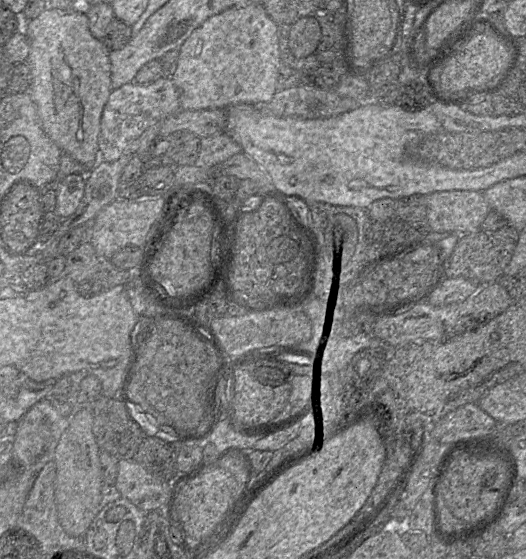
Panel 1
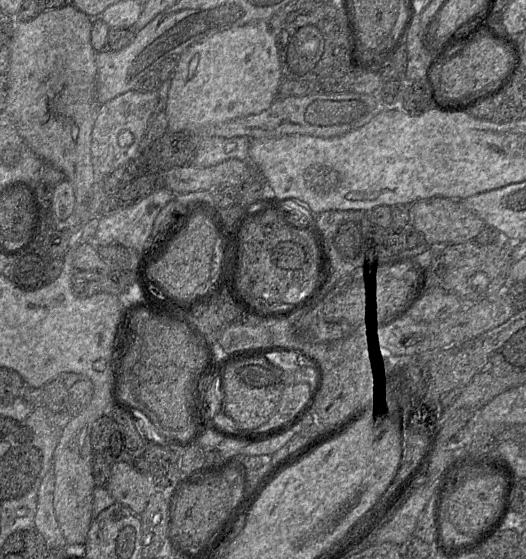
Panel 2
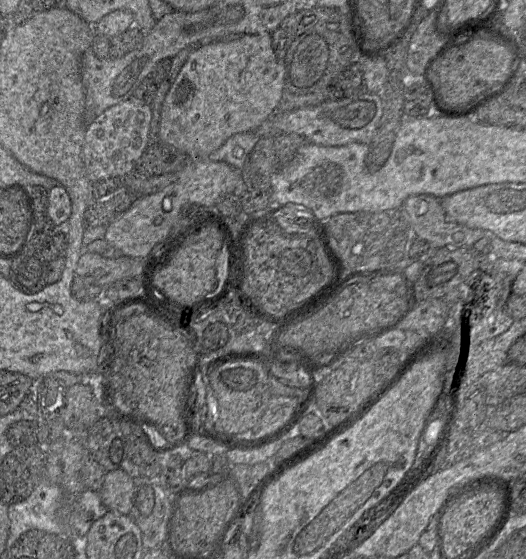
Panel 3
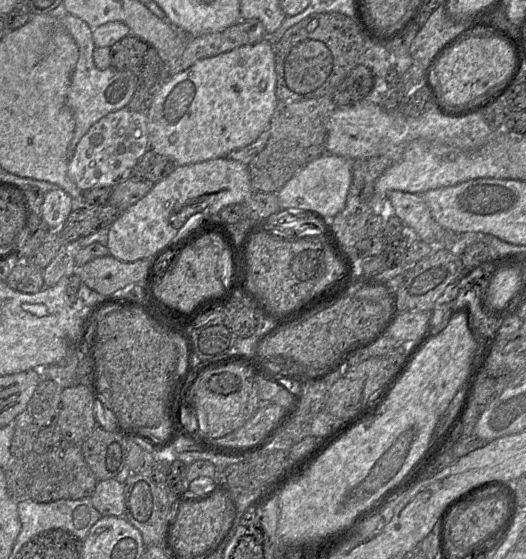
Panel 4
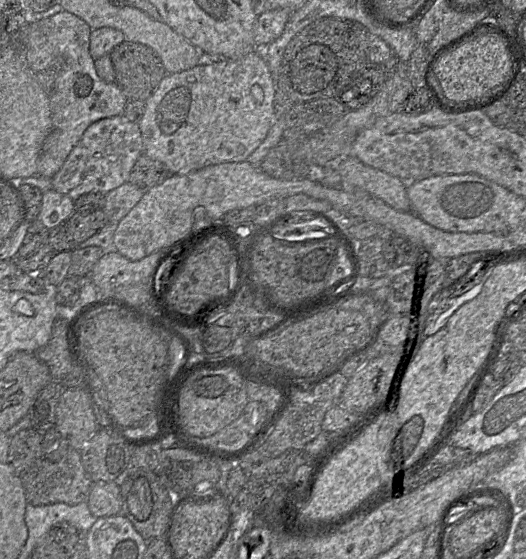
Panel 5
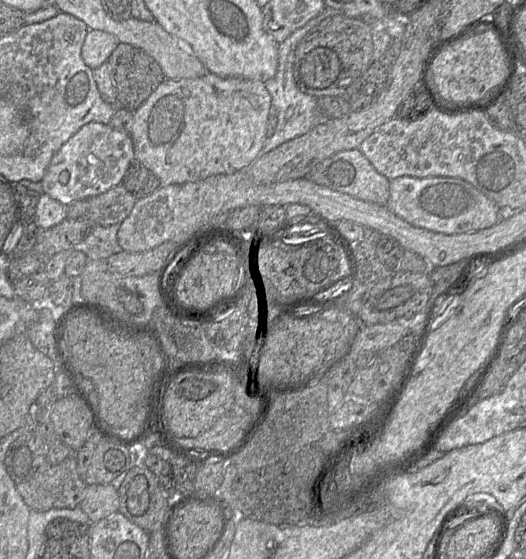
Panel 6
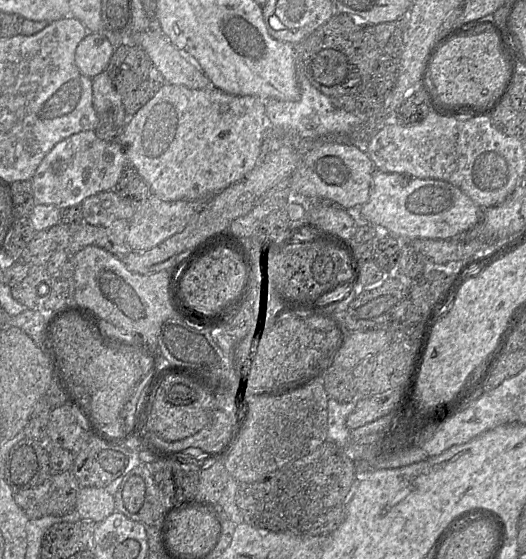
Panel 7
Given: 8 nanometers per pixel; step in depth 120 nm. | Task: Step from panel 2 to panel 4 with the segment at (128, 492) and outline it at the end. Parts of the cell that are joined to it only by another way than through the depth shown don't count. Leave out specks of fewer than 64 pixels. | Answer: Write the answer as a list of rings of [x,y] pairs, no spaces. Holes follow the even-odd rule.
[[[115,478],[98,481],[91,502],[101,516],[124,516],[124,483]]]

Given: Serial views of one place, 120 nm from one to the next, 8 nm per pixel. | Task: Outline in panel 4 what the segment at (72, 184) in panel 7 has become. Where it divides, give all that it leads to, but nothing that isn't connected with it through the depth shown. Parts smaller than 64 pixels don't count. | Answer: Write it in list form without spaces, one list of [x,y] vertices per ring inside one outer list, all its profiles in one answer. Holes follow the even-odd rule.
[[[124,107],[98,120],[80,139],[68,163],[68,176],[82,192],[99,187],[113,188],[131,177],[137,161],[148,149],[150,148],[147,113],[135,112],[128,107]]]

